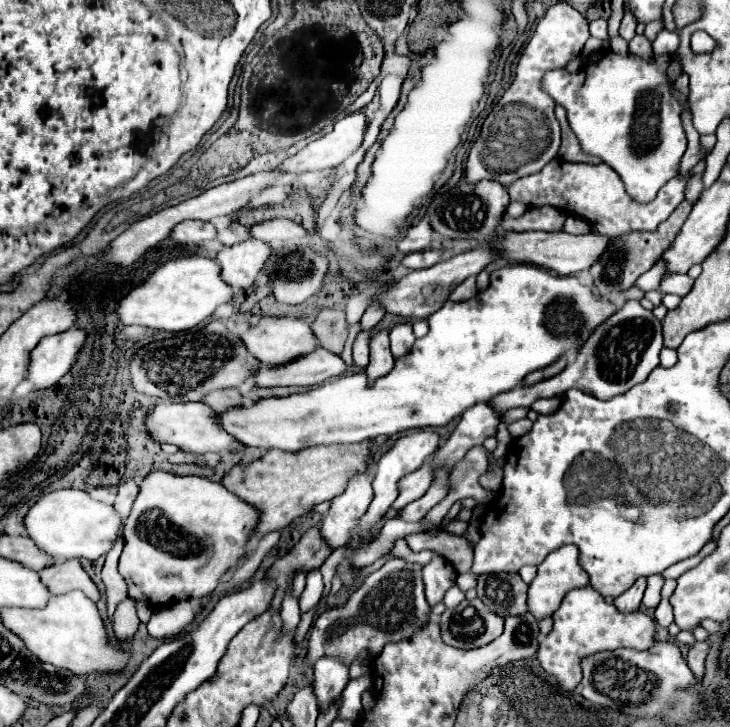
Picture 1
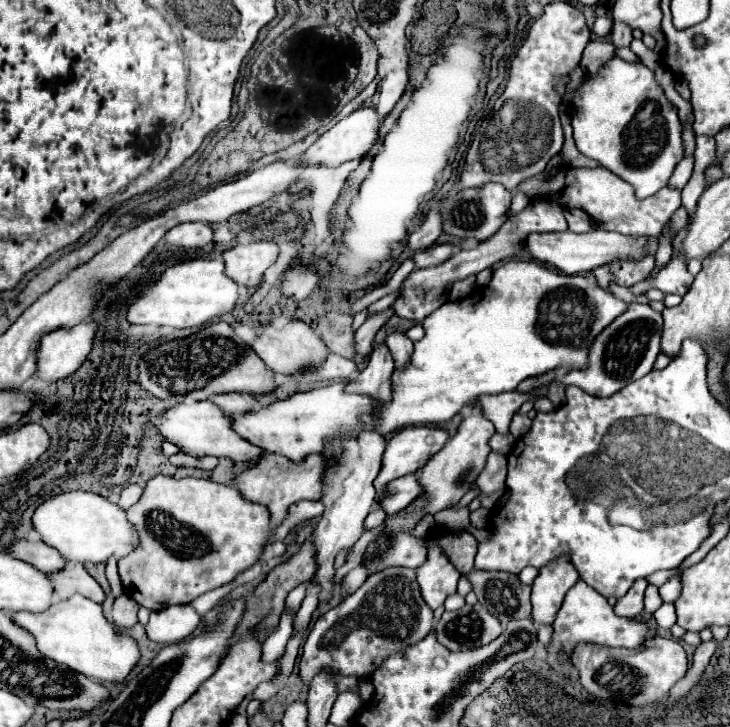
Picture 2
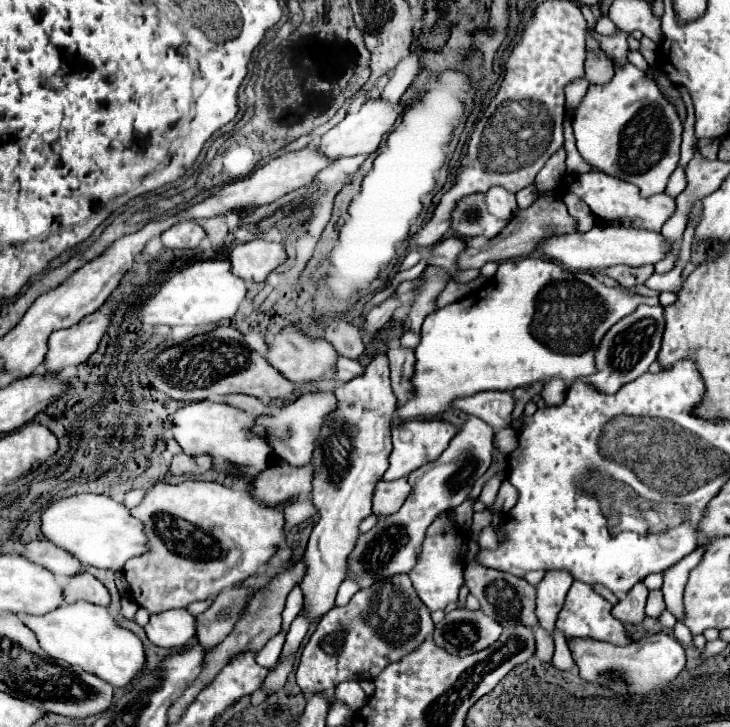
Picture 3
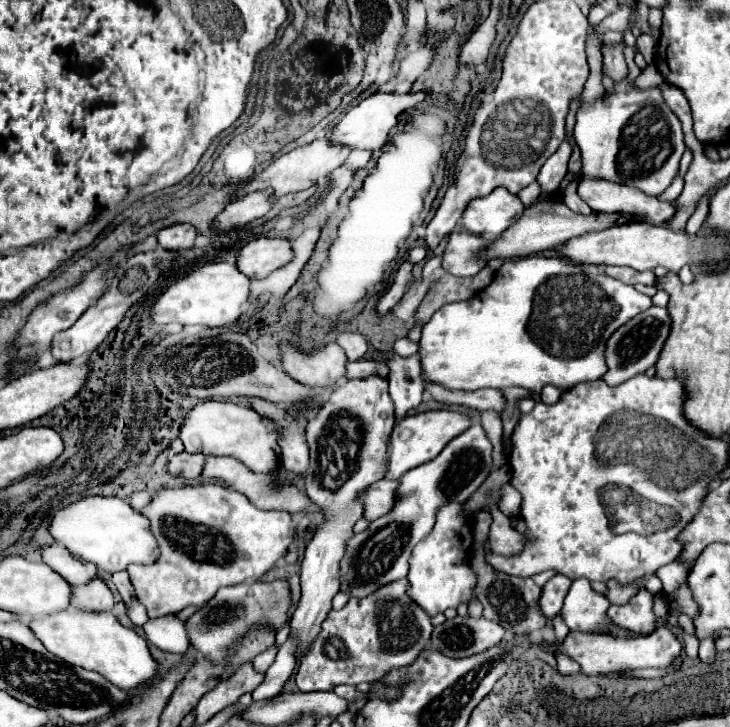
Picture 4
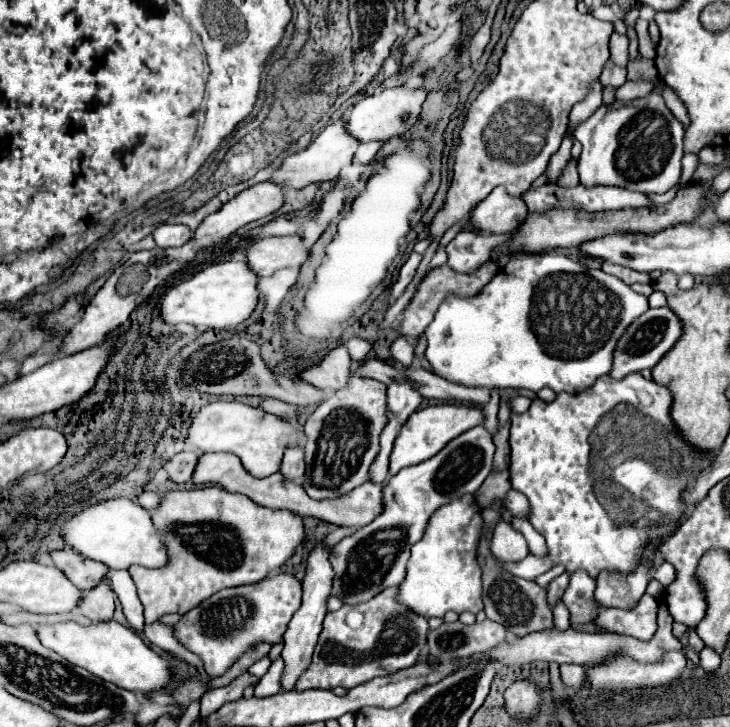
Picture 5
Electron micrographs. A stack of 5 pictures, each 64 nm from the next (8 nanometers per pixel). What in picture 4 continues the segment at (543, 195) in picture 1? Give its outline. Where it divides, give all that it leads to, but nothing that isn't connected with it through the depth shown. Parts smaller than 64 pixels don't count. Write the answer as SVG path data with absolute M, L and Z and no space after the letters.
M582 178L578 184L578 196L594 212L632 212L648 216L652 224L662 224L666 218L674 216L674 204L616 182Z

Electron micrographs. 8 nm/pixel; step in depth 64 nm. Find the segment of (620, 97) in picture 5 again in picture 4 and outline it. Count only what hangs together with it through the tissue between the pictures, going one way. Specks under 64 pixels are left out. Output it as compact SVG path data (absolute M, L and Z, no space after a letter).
M646 66L642 70L642 74L632 82L634 88L638 90L646 90L646 88L654 88L654 86L660 86L664 82L664 78L660 76L660 72L654 68L654 66Z

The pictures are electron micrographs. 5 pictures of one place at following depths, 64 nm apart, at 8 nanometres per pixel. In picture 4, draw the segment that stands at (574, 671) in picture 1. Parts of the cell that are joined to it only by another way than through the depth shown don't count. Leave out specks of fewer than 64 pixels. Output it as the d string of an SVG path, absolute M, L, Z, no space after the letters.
M578 578L572 582L564 606L562 616L570 630L580 632L598 632L604 624L610 624L606 610L610 602L592 590L586 578Z

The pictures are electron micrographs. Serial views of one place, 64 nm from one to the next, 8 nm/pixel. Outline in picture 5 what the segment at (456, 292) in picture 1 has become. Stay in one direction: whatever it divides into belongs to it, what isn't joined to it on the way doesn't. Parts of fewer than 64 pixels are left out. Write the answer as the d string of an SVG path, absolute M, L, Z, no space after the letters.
M462 230L456 238L446 246L448 266L456 272L474 272L480 264L490 260L490 252L494 246L508 242L511 233L478 234L472 230Z

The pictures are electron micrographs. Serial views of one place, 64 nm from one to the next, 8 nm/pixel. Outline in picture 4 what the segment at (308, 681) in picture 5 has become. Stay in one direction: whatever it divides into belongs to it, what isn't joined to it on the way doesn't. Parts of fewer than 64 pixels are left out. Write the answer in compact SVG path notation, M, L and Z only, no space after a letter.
M406 578L392 582L372 596L364 600L348 600L348 604L342 610L330 610L326 620L322 622L322 632L316 638L312 650L302 658L298 674L296 674L296 684L300 692L316 692L316 690L330 690L338 684L350 684L358 686L362 682L376 682L382 680L390 670L394 668L404 668L410 666L418 654L430 644L430 616L422 612L422 608L416 608L412 600L408 600L406 594Z

